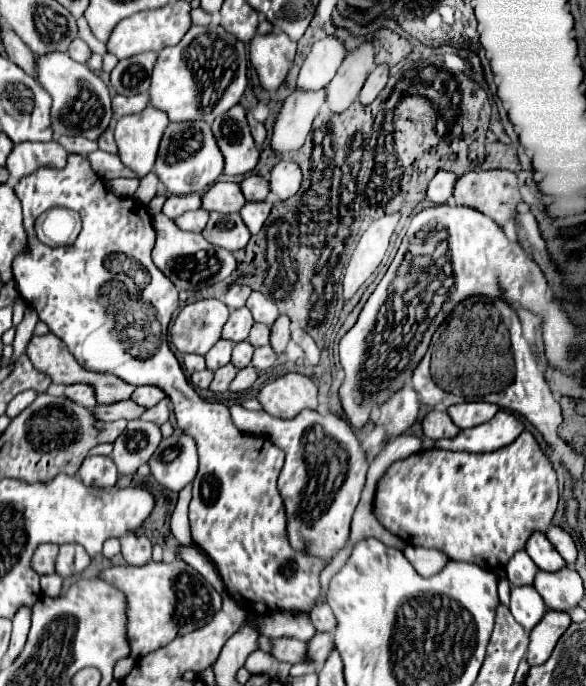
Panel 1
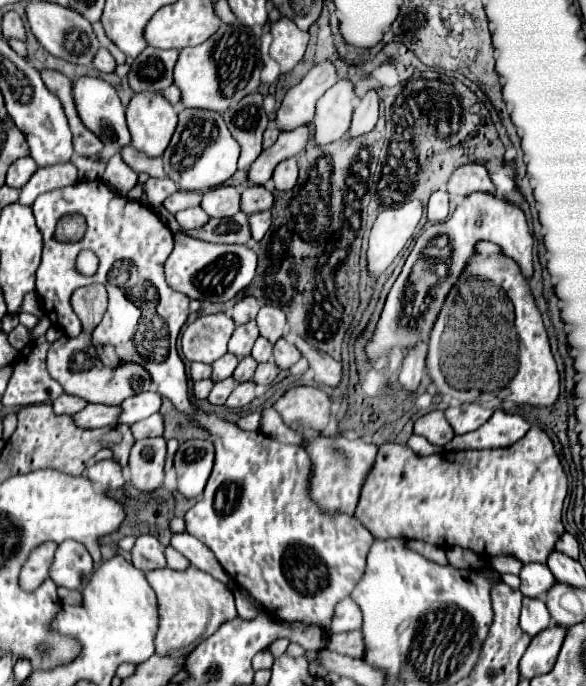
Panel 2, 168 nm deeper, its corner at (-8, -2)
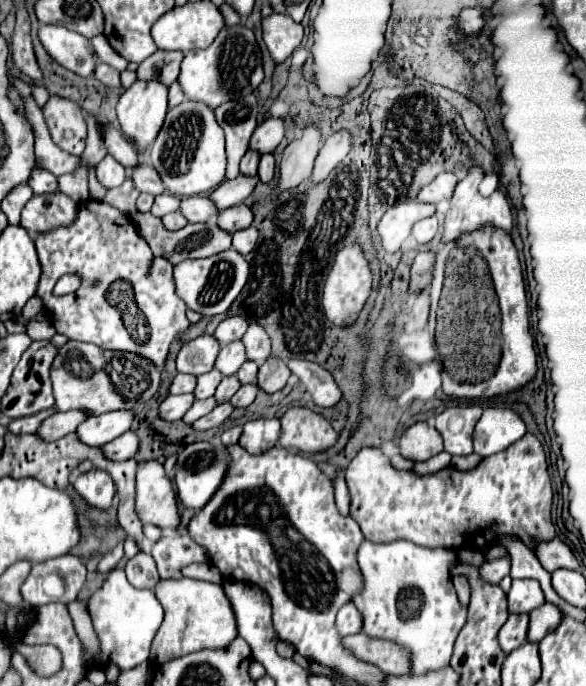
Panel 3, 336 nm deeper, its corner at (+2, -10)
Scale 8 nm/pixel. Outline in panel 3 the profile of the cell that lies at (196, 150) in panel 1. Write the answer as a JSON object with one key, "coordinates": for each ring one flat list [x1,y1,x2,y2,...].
{"coordinates":[[183,100,167,112,165,124,151,146,151,162,159,172,169,194,189,198,215,190,225,178,225,136,217,124,213,110,205,104]]}

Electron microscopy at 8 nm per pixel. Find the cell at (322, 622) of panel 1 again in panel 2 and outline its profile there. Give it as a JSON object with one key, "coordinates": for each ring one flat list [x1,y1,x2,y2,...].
{"coordinates":[[351,598,341,600,335,608,331,630,333,632,351,632,351,630,361,628,361,624,363,624,363,616,359,612,359,606]]}

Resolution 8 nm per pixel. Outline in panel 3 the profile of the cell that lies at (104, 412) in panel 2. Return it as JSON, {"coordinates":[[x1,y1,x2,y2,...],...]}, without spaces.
{"coordinates":[[69,410,69,412,55,412,45,424,37,430,37,434,43,440,59,440,71,432,77,432,79,424,87,418,89,414,83,410]]}

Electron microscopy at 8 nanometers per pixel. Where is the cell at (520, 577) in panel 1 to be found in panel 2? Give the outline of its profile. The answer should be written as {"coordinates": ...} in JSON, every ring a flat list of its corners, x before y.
{"coordinates":[[525,564,521,568,521,592,527,598,543,598,547,590,557,582,547,564]]}

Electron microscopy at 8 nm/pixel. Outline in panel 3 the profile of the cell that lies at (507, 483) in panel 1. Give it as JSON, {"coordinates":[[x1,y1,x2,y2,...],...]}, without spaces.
{"coordinates":[[529,432,511,444,511,448,483,458,473,470,463,472,447,466,427,476,415,474,413,470,395,470,379,448,363,448,347,466,345,480,351,492,351,518,359,524,369,542,409,540,425,548,455,548,455,540,461,538,465,548,483,550,501,536,515,536,529,550,535,550,539,542,555,538,555,528,551,524,553,488,547,472,547,458,541,442]]}

